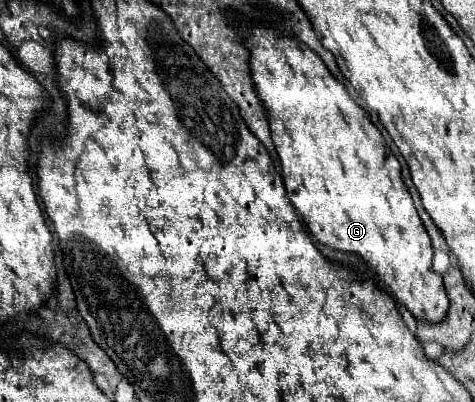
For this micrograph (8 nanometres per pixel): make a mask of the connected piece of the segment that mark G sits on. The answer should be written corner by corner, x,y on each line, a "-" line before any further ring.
247,22
243,28
239,28
241,36
245,38
247,42
247,48
251,52
251,76
253,76
253,82
255,82
255,90
259,92
259,98
263,102
263,106
269,110
269,124
271,124
271,138
275,142
275,148
277,148
277,154
279,154
279,160
281,160
281,170
283,170
283,182
285,182
285,190
287,190
287,196
291,200
291,204
295,206
295,210
301,214
303,222
307,224
307,228
311,230
313,238
317,242
321,242
323,246
335,250
335,252
347,252
347,254
357,254
361,260
365,260
365,264
375,272
375,276
379,278
381,284
385,284
393,298
397,300
399,306
403,306
405,310
409,310
417,320
425,320
429,324
437,324
437,322
443,322
443,318
447,318
447,312
449,312
449,298
447,298
447,292
445,292
445,286
443,286
443,276
433,272
433,264
431,264
431,258
433,258
433,246
431,246
431,240
429,240
429,234
421,222
421,218
417,216
417,210
413,206
413,200
411,200
411,194
407,190
407,186
403,184
401,180
401,166
399,166
399,160
393,156
389,144
385,142
383,134
379,132
377,126
371,124
367,112
363,108
359,108
347,94
345,86
341,82
337,82
331,72
327,70
327,66
321,62
321,58
311,52
303,42
297,42
293,36
285,36
285,34
277,34
275,30
271,28
265,28
265,26
253,26
247,28

